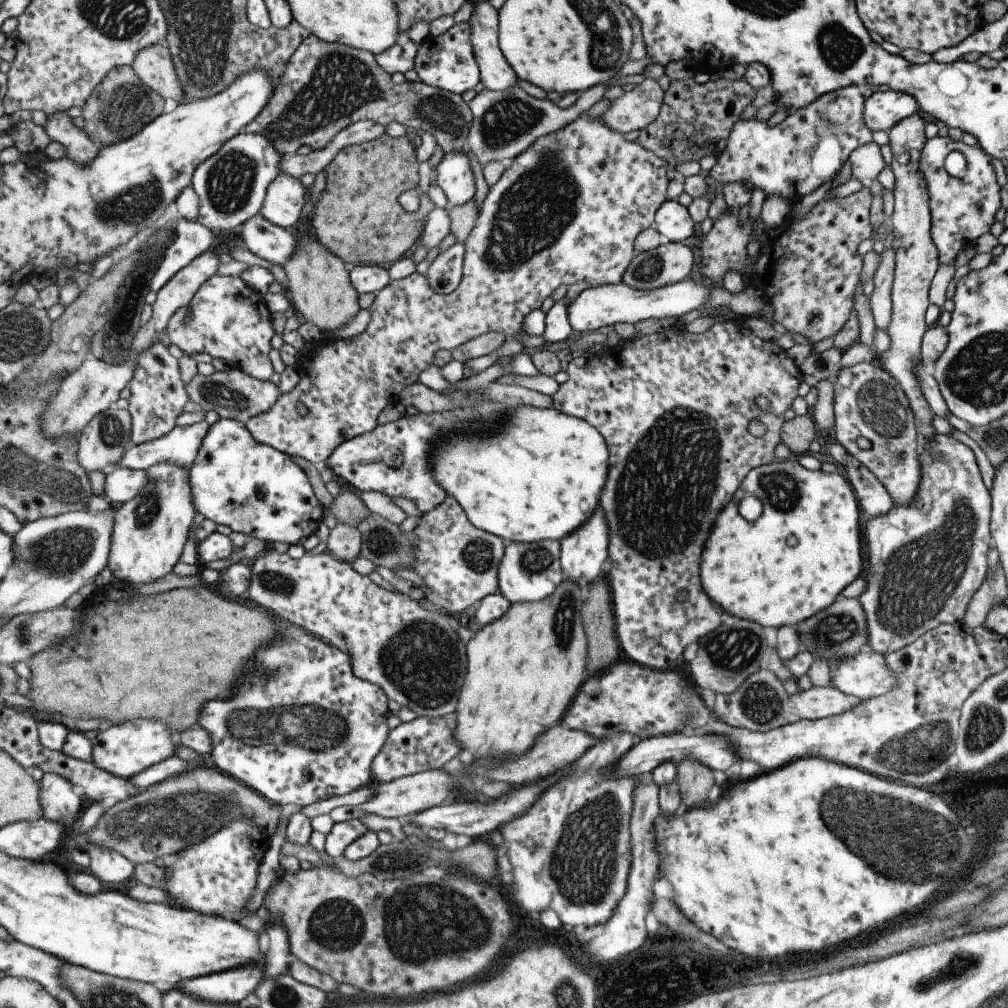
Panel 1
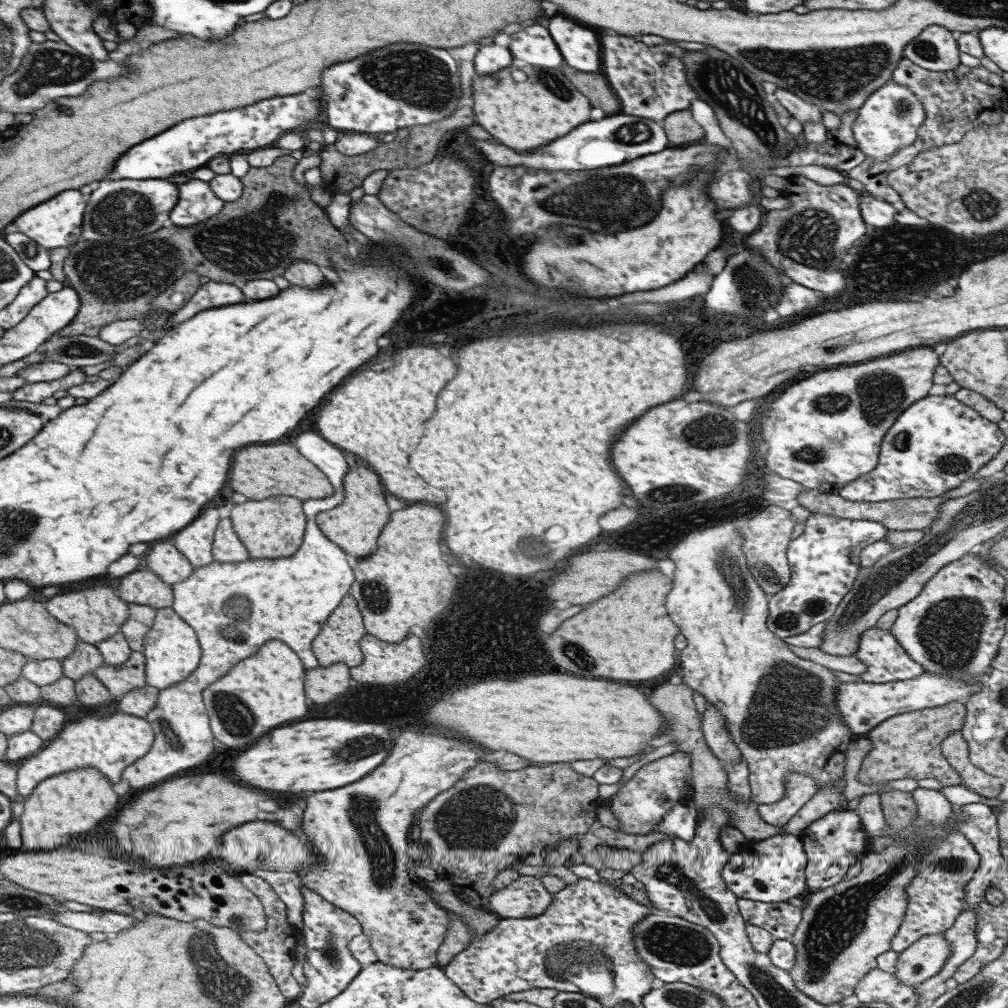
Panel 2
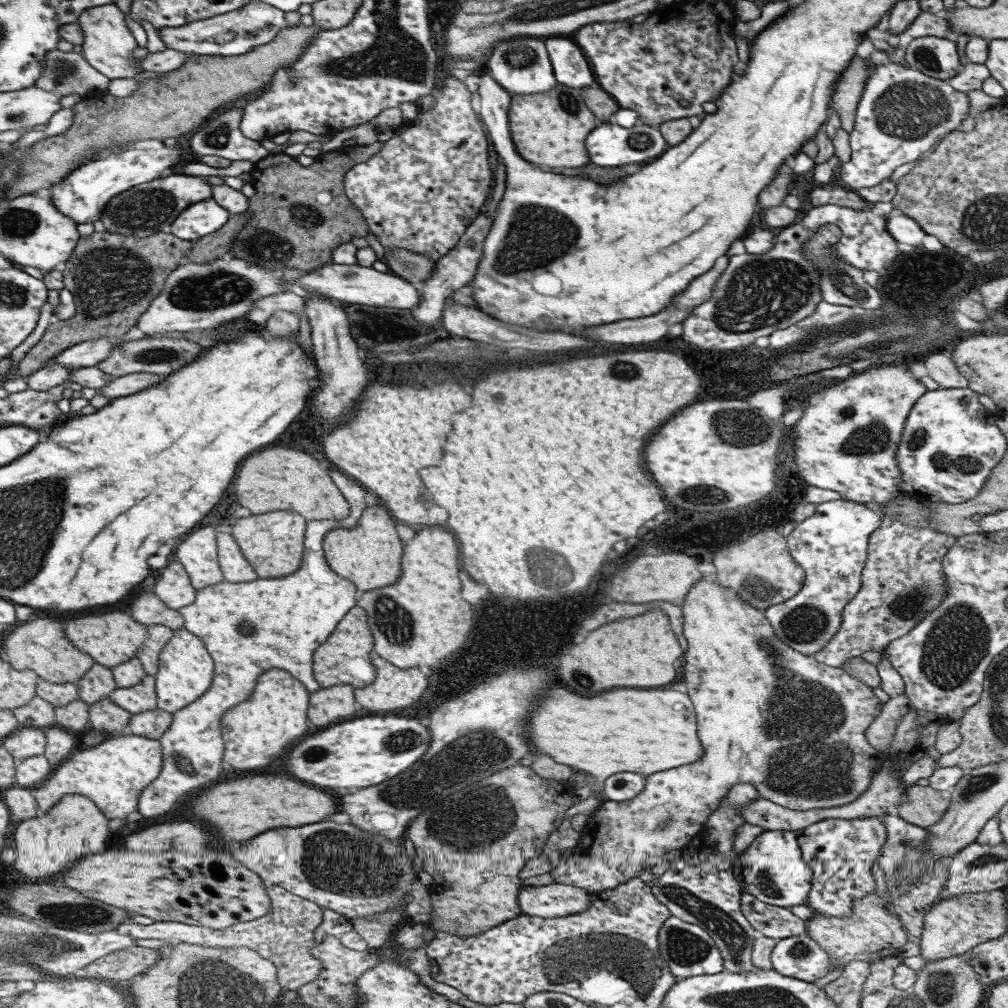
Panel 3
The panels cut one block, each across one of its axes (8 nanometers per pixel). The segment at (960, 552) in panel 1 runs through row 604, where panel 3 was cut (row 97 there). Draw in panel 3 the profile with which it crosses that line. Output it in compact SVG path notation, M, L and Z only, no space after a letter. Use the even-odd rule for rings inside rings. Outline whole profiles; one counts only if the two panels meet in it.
M888 62L877 66L876 70L867 78L861 99L859 100L854 128L849 132L851 159L842 164L840 178L852 190L874 188L882 181L890 179L892 172L906 164L922 157L934 144L938 144L938 137L946 135L958 128L962 120L970 116L970 105L967 93L954 90L945 79L926 76L910 66Z

